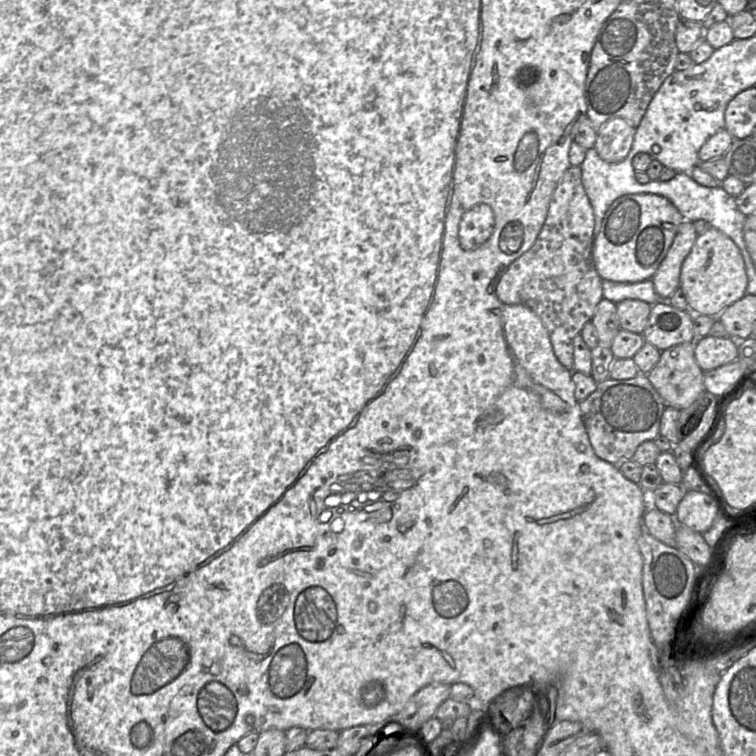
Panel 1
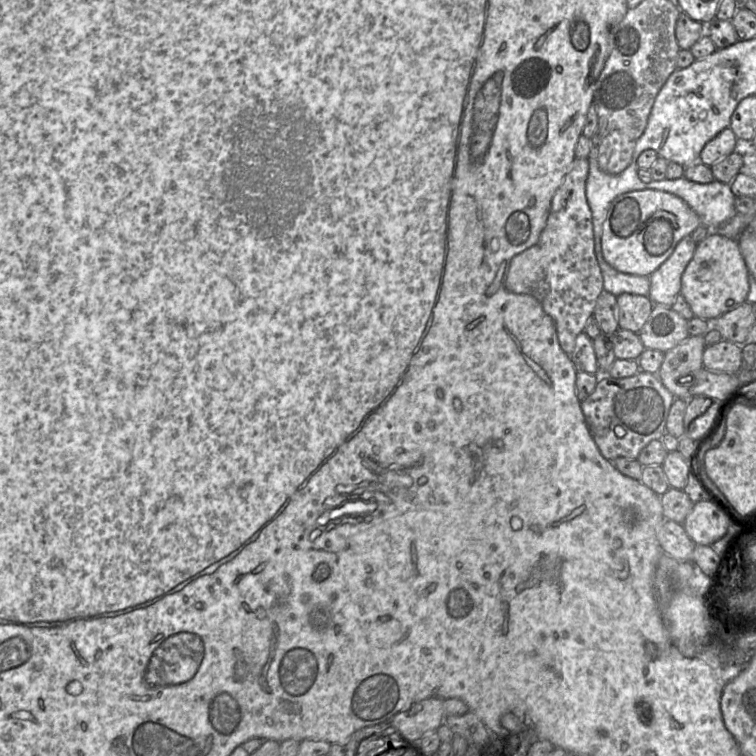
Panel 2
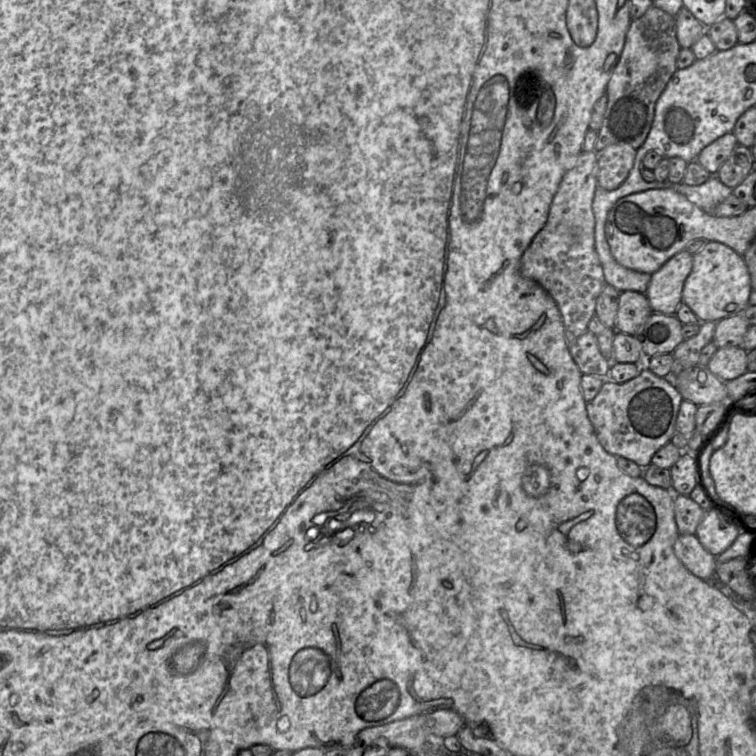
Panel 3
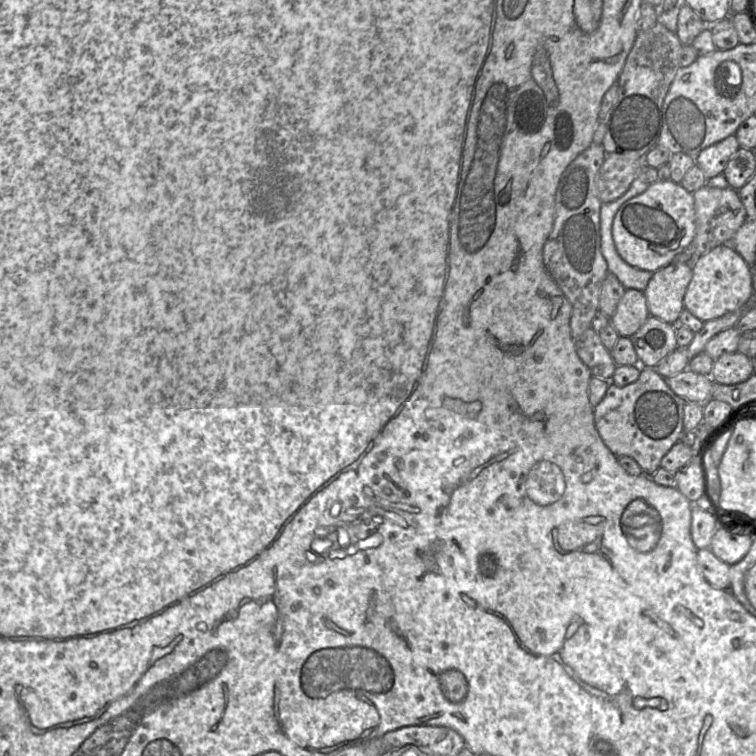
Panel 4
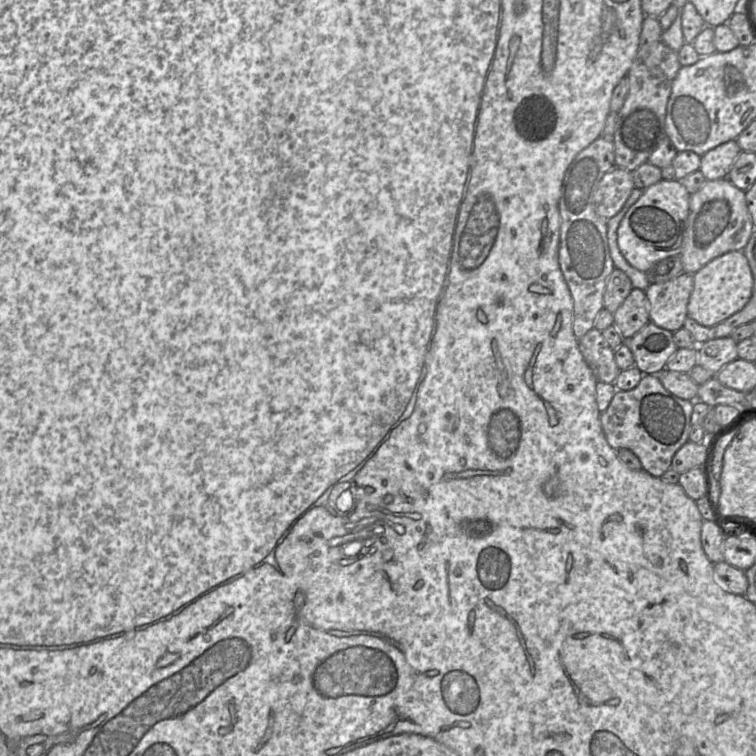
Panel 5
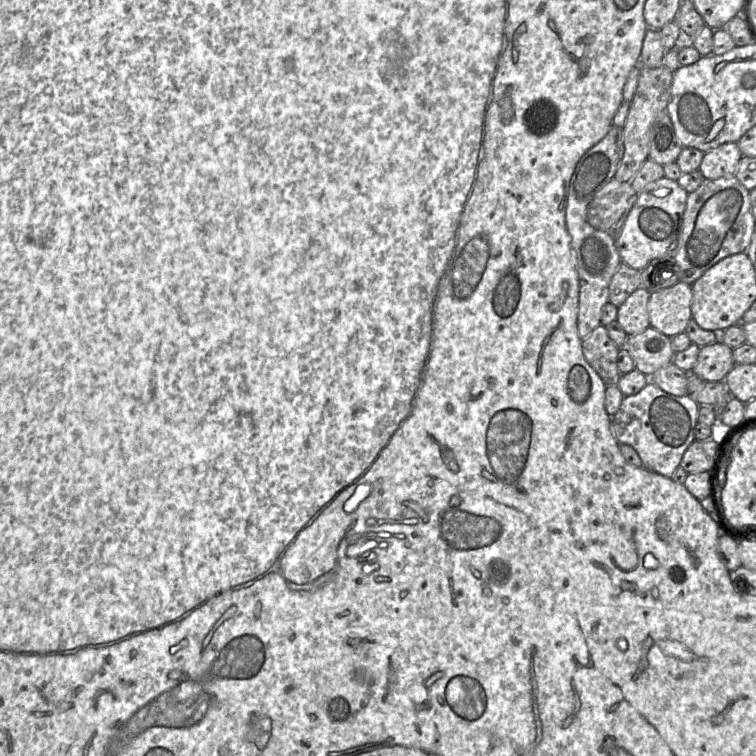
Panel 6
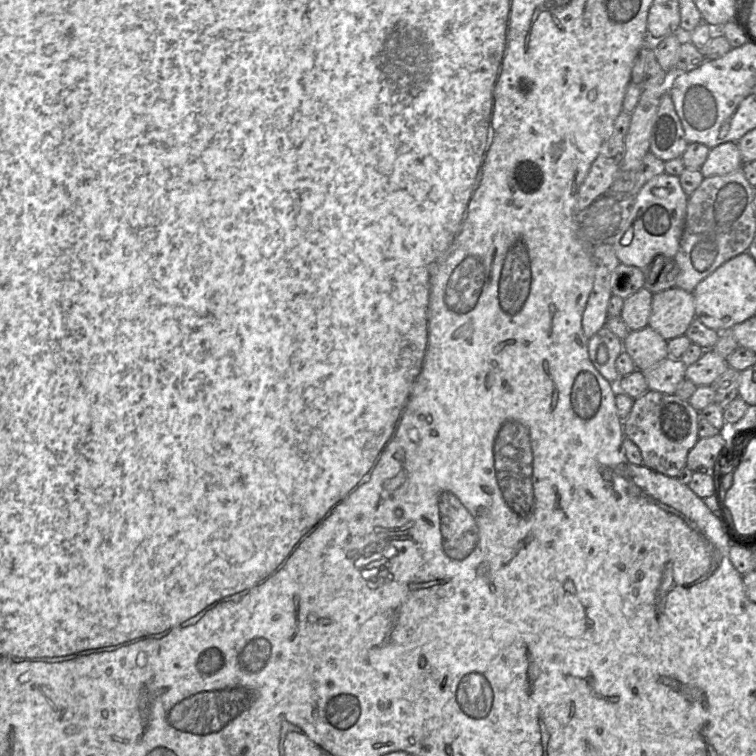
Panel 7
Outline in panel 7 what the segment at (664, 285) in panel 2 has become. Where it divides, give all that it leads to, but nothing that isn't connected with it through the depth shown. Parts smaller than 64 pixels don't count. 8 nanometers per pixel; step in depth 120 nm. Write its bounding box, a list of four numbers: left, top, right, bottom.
[648,286,694,341]

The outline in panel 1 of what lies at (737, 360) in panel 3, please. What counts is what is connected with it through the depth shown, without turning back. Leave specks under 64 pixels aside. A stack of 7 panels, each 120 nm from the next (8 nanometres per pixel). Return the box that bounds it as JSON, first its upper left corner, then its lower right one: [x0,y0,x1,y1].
[694,335,738,372]

